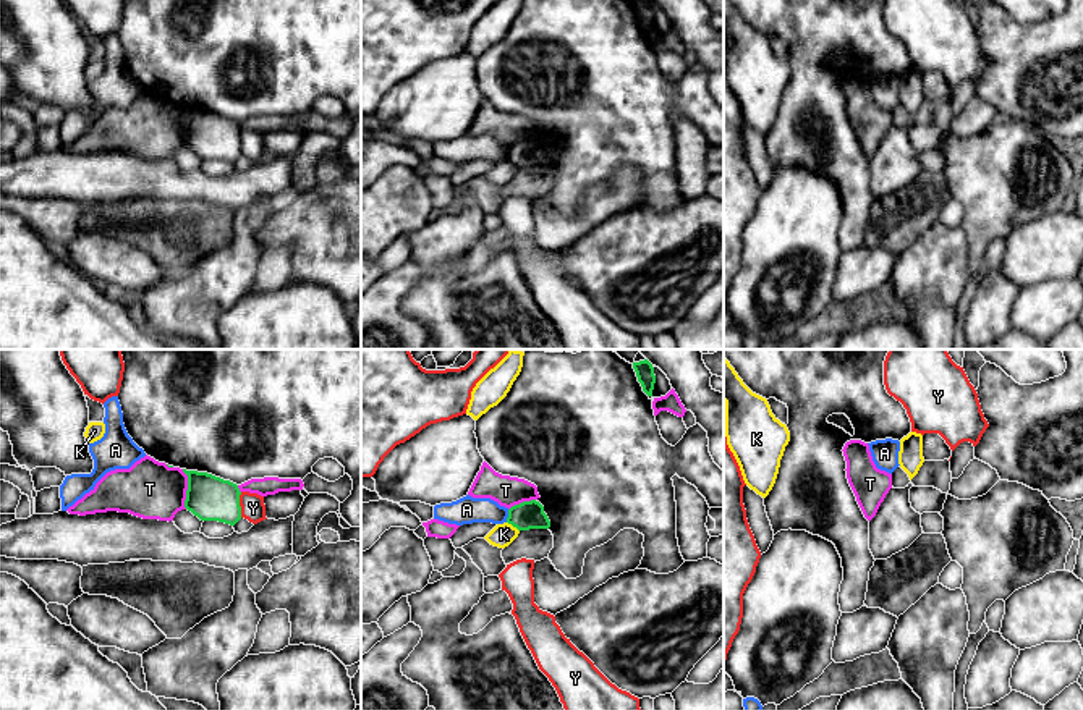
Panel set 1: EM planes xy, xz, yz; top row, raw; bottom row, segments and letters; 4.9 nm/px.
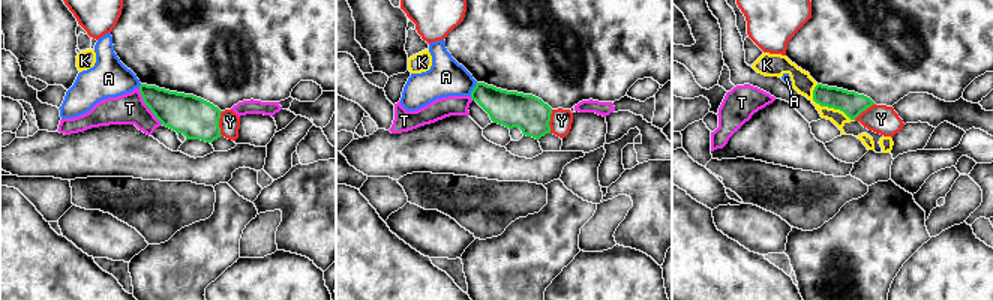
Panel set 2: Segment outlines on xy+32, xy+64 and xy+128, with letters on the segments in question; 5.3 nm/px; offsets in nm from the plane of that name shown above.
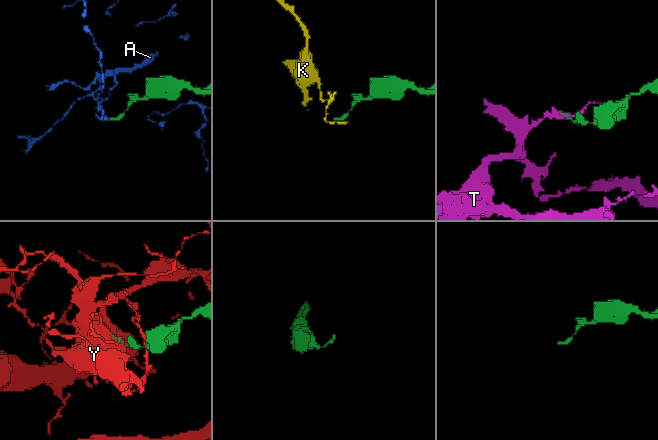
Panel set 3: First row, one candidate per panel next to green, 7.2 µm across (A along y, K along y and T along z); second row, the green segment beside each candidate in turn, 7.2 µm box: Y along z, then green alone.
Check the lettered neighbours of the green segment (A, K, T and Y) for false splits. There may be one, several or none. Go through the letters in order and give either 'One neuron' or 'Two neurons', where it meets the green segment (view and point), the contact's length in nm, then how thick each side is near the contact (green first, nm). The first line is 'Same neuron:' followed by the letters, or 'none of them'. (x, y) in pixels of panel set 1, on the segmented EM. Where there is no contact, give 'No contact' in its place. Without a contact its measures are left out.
Same neuron: none of them
A: Two neurons. Touches green at xz (509, 516). Shared border 70 nm. Thickness 140 nm (green) against 140 nm
K: Two neurons. Touches green at xz (513, 526). Shared border 80 nm. Thickness 140 nm (green) against 110 nm
T: Two neurons. Touches green at xy (188, 489). Shared border 200 nm. Thickness 220 nm (green) against 280 nm
Y: Two neurons. Touches green at xy (238, 505). Shared border 130 nm. Thickness 220 nm (green) against 120 nm

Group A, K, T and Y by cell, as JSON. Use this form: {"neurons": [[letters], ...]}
{"neurons": [["A"], ["K"], ["T"], ["Y"]]}

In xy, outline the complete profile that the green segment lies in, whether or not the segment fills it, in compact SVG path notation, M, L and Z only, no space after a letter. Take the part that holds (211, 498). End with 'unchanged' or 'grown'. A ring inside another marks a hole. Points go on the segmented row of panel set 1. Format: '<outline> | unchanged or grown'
M186 471L188 490L185 508L201 521L219 521L235 526L241 519L240 488L207 472Z | unchanged

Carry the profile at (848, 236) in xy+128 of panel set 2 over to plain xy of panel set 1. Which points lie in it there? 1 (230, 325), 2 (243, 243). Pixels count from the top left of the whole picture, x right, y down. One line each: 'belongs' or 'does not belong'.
1: does not belong
2: belongs

